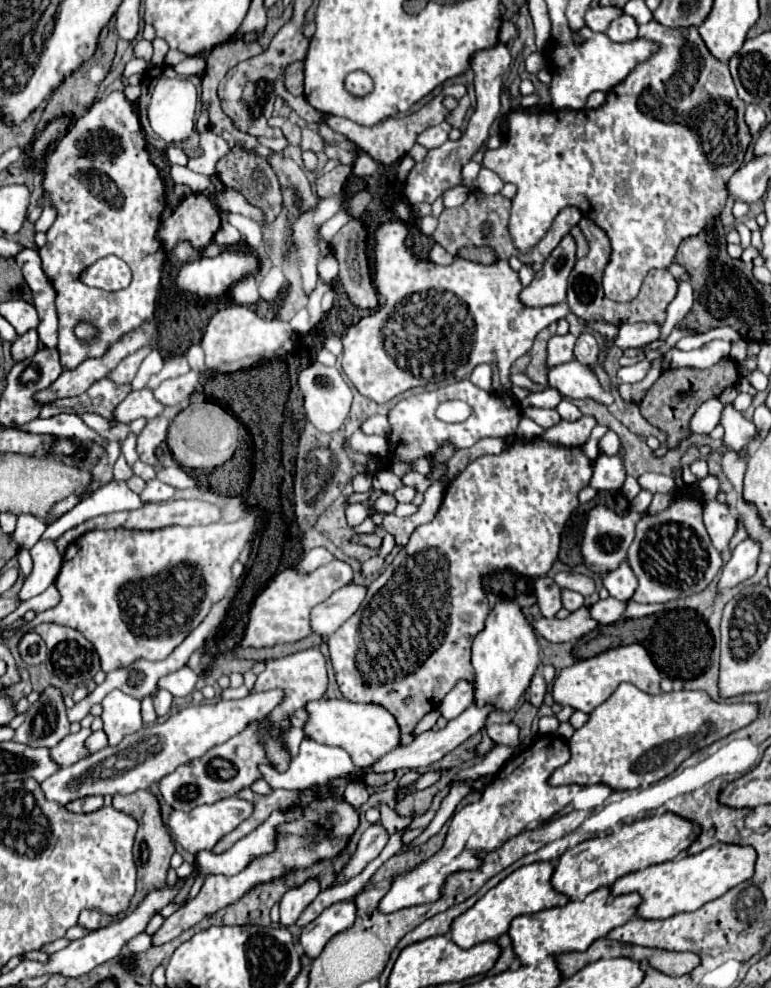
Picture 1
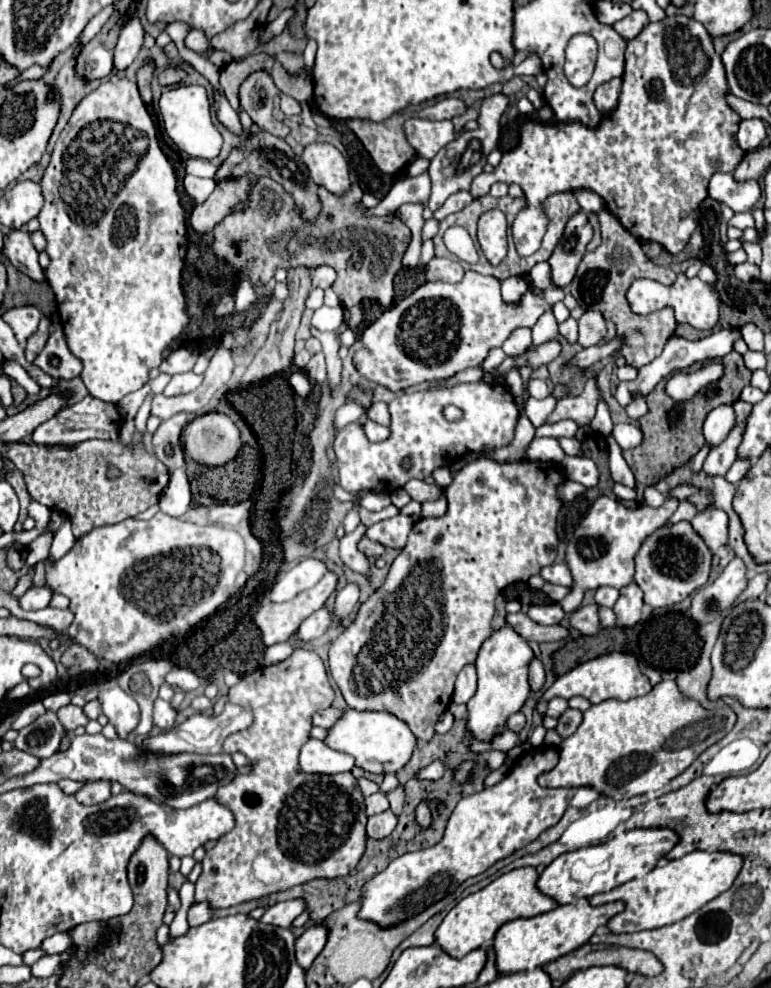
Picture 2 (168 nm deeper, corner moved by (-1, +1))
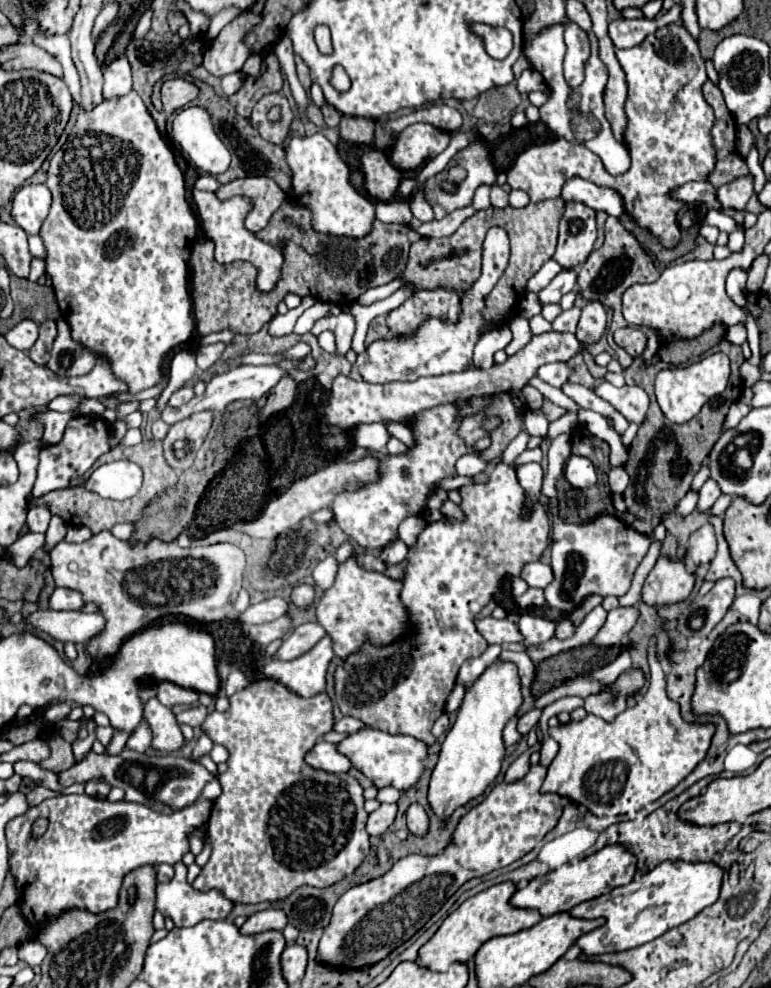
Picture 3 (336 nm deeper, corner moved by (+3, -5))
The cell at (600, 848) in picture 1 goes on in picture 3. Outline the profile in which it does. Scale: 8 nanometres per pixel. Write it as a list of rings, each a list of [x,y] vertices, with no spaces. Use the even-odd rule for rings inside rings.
[[[610,844],[598,852],[594,852],[588,858],[564,864],[544,876],[538,876],[534,880],[528,882],[526,888],[516,890],[516,894],[512,896],[512,904],[518,908],[532,908],[538,910],[542,916],[552,916],[558,912],[568,912],[574,906],[598,898],[618,886],[630,884],[636,876],[636,864],[638,858],[622,844]]]

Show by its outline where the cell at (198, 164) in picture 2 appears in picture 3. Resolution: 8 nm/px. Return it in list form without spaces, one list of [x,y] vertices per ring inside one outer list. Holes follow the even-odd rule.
[[[204,174],[204,176],[198,176],[198,180],[196,180],[196,184],[194,184],[196,188],[200,188],[200,190],[206,190],[206,192],[216,192],[218,190],[218,180],[214,178],[214,176],[210,176],[210,174]]]

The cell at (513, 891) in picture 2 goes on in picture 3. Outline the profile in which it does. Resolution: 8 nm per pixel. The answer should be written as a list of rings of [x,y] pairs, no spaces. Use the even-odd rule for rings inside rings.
[[[502,882],[496,886],[490,886],[482,890],[480,894],[468,898],[462,902],[436,930],[436,934],[420,948],[418,954],[418,964],[430,970],[446,972],[452,962],[468,962],[478,948],[494,938],[494,936],[504,936],[504,934],[514,934],[526,928],[532,928],[542,920],[542,914],[538,910],[528,910],[528,908],[516,908],[510,904],[510,898],[516,892],[514,882]]]

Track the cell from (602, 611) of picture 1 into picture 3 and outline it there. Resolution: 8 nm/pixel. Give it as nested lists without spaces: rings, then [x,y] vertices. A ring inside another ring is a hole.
[[[564,618],[564,620],[560,620],[556,624],[556,638],[560,638],[560,640],[572,638],[574,632],[576,632],[576,626],[574,626],[574,622],[570,618]]]

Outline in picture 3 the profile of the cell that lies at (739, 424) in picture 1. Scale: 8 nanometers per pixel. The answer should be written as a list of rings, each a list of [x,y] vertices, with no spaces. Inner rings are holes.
[[[708,478],[708,480],[704,482],[704,486],[700,488],[700,500],[698,500],[696,510],[706,512],[708,508],[712,508],[712,504],[718,500],[718,496],[720,496],[720,486],[718,486],[718,482],[712,480],[712,478]]]

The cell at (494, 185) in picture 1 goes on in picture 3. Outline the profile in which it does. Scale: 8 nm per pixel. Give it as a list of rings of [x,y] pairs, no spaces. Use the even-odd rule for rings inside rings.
[[[498,184],[492,186],[492,206],[494,208],[506,208],[508,206],[508,192]]]

